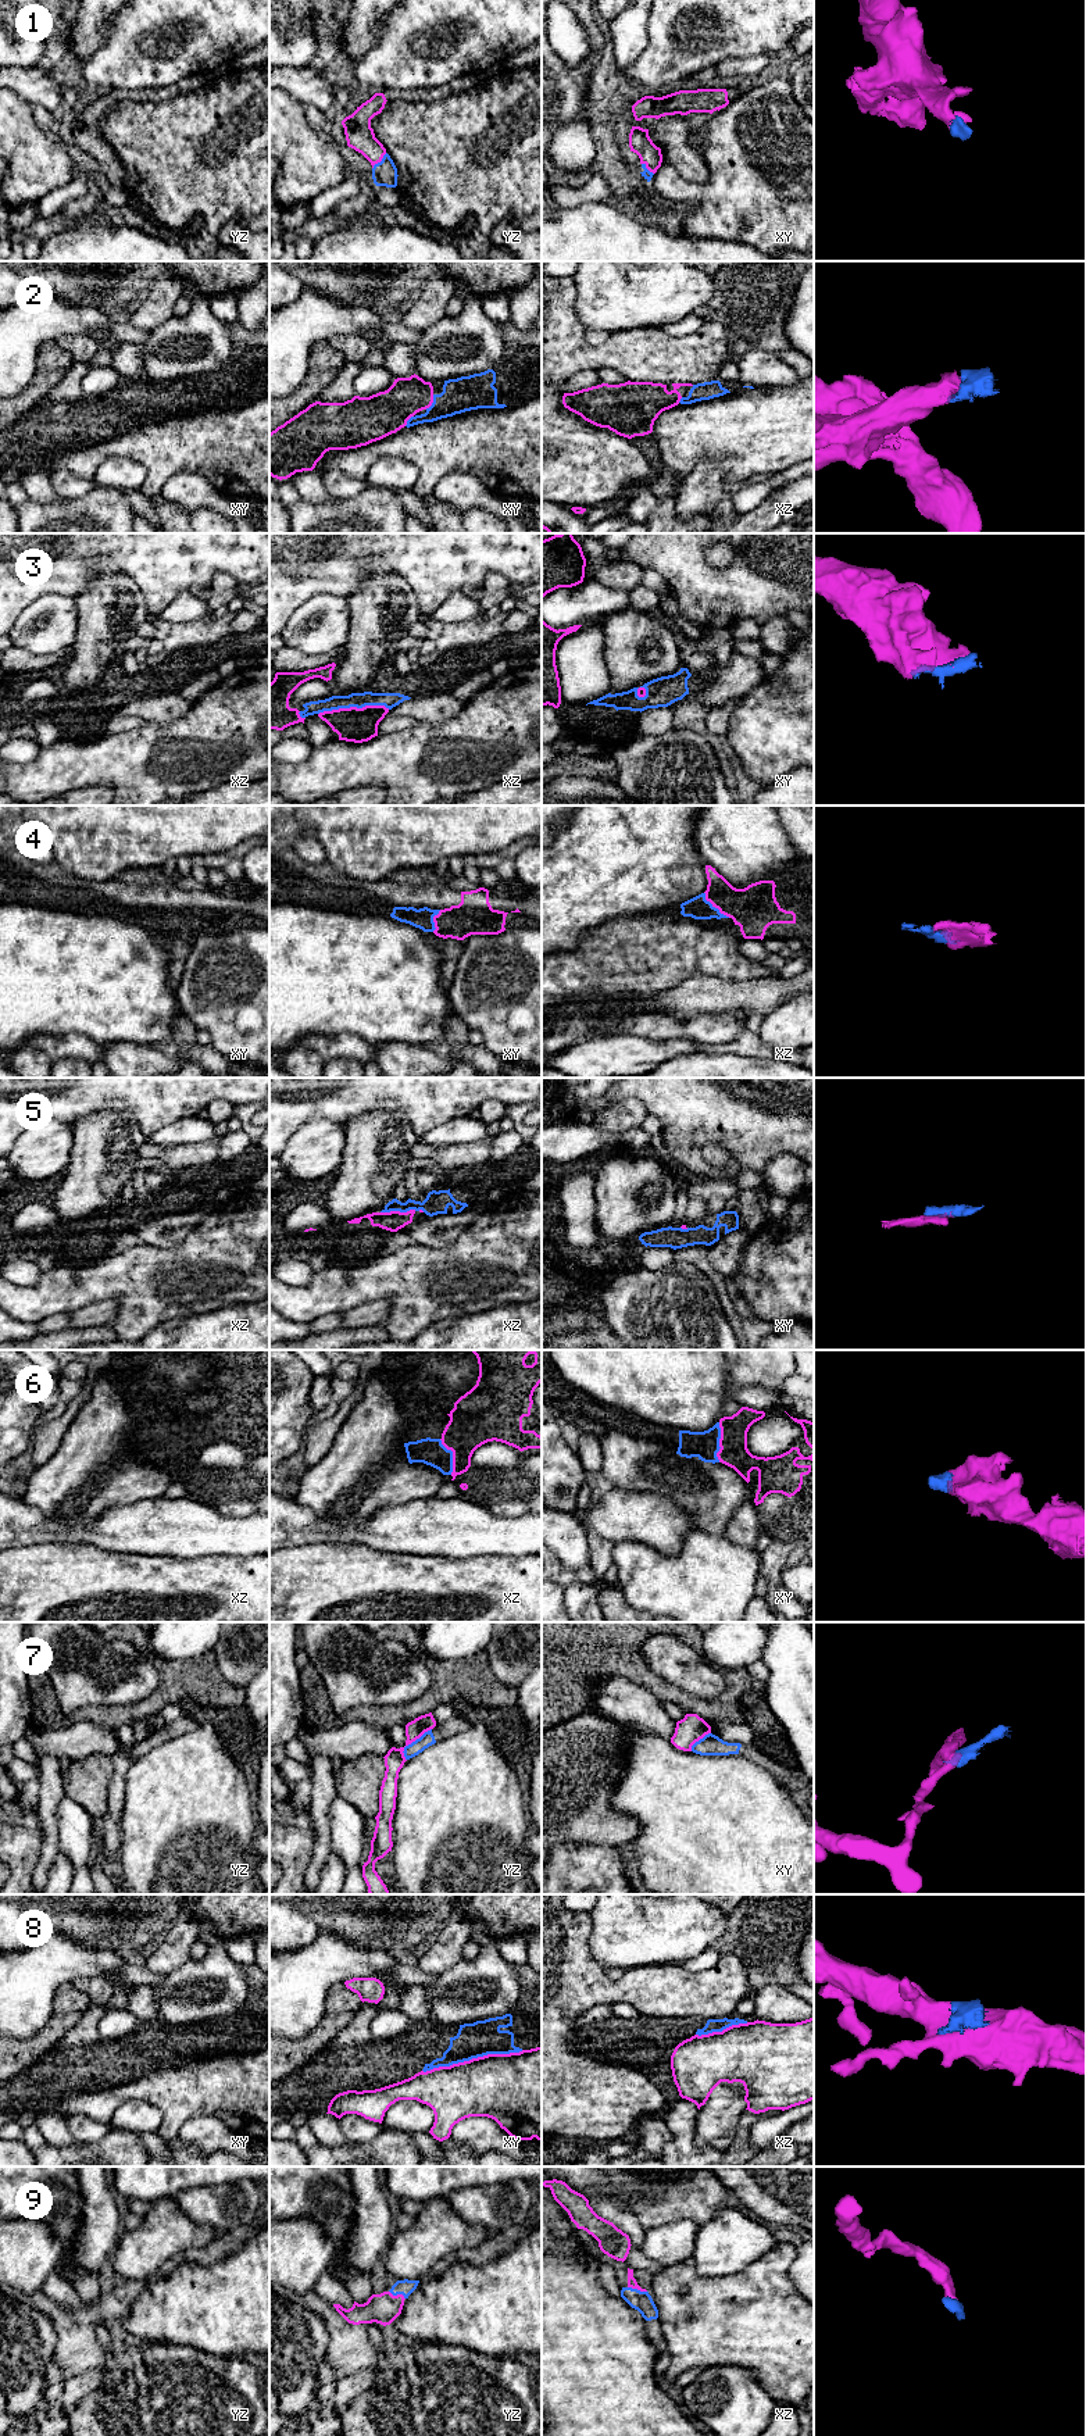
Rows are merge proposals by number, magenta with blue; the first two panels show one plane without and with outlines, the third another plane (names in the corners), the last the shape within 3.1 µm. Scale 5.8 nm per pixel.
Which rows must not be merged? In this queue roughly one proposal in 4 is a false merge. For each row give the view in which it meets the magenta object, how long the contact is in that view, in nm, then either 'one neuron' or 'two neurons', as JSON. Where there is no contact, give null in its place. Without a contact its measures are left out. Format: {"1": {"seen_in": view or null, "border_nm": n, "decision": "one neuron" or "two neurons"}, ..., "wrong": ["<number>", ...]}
{"1": {"seen_in": "yz", "border_nm": 130, "decision": "one neuron"}, "2": {"seen_in": "xy", "border_nm": 100, "decision": "one neuron"}, "3": {"seen_in": "xz", "border_nm": 420, "decision": "one neuron"}, "4": {"seen_in": "xz", "border_nm": 220, "decision": "one neuron"}, "5": {"seen_in": "xz", "border_nm": 200, "decision": "one neuron"}, "6": {"seen_in": "xy", "border_nm": 240, "decision": "one neuron"}, "7": {"seen_in": "yz", "border_nm": 240, "decision": "two neurons"}, "8": {"seen_in": "xy", "border_nm": 600, "decision": "two neurons"}, "9": {"seen_in": "xz", "border_nm": 120, "decision": "one neuron"}, "wrong": ["7", "8"]}

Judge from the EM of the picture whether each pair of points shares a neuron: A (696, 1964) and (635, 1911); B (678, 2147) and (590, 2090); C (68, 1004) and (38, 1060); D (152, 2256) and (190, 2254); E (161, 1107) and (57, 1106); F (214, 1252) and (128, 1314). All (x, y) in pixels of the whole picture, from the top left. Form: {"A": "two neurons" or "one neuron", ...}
{"A": "two neurons", "B": "two neurons", "C": "two neurons", "D": "two neurons", "E": "one neuron", "F": "one neuron"}

